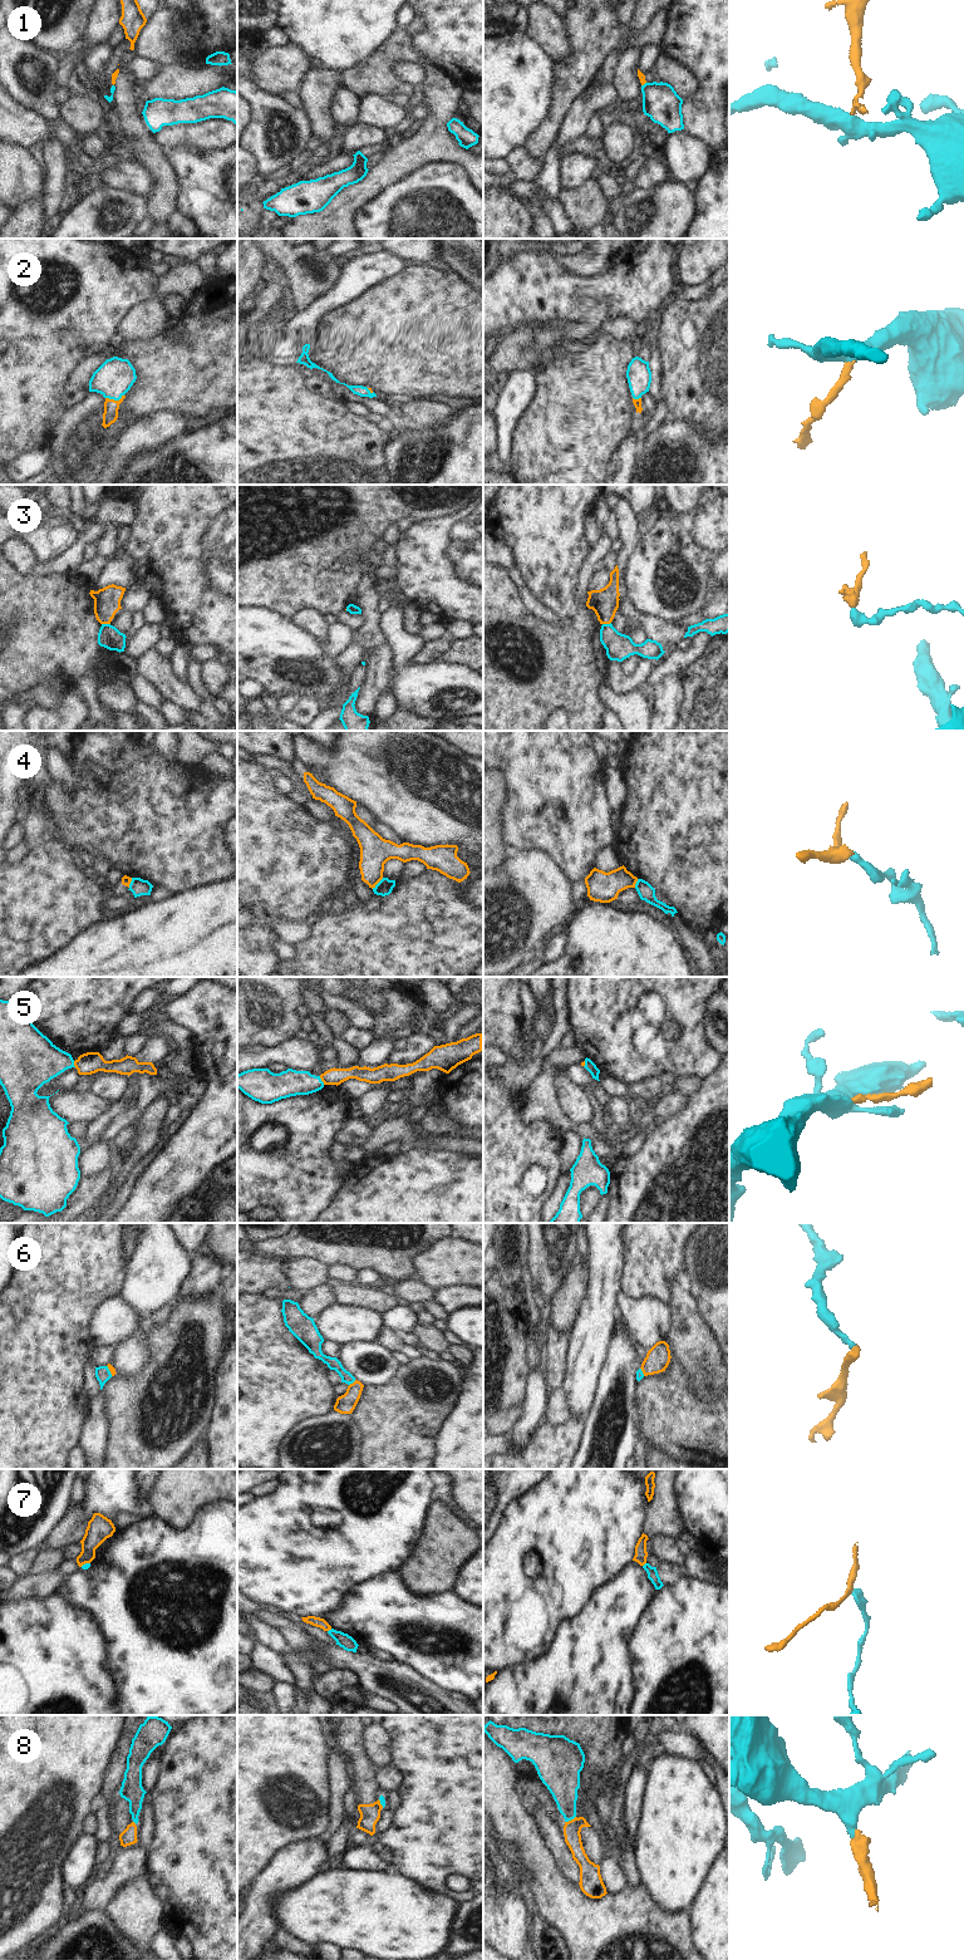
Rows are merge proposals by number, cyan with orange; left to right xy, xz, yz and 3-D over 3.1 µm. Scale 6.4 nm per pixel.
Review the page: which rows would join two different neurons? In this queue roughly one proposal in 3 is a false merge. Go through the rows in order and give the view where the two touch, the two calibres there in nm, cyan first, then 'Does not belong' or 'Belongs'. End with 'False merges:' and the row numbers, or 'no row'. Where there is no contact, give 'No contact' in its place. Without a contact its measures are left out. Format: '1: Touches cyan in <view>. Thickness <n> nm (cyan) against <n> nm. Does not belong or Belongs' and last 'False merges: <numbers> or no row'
1: Touches cyan in yz. Thickness 240 nm (cyan) against 50 nm. Does not belong
2: Touches cyan in xy. Thickness 240 nm (cyan) against 100 nm. Belongs
3: Touches cyan in xy. Thickness 150 nm (cyan) against 180 nm. Does not belong
4: Touches cyan in xz. Thickness 100 nm (cyan) against 190 nm. Does not belong
5: Touches cyan in xz. Thickness 170 nm (cyan) against 110 nm. Does not belong
6: Touches cyan in xz. Thickness 80 nm (cyan) against 120 nm. Belongs
7: Touches cyan in xz. Thickness 90 nm (cyan) against 60 nm. Does not belong
8: Touches cyan in yz. Thickness 200 nm (cyan) against 110 nm. Belongs
False merges: 1, 3, 4, 5, 7

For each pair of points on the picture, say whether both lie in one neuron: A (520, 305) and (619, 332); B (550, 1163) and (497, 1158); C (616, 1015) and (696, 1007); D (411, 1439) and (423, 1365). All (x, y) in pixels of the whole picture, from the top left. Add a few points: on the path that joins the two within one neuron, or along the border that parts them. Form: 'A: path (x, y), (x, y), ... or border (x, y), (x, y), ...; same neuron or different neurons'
A: border (608, 315), (626, 314), (637, 324); different neurons
B: path (537, 1158), (510, 1158); same neuron
C: path (624, 1047), (638, 1061), (665, 1061), (690, 1040); same neuron
D: path (411, 1420), (411, 1408), (423, 1391), (423, 1384); same neuron

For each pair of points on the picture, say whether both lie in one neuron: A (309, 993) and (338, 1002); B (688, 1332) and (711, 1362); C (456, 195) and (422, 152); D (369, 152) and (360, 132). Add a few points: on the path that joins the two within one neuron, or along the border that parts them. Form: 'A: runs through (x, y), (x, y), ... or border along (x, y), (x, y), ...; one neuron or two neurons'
A: border along (319, 990), (319, 997), (328, 1007); two neurons
B: runs through (690, 1340), (703, 1355); one neuron
C: border along (458, 163), (428, 162), (404, 178); two neurons
D: border along (387, 143), (373, 143), (359, 150); two neurons

